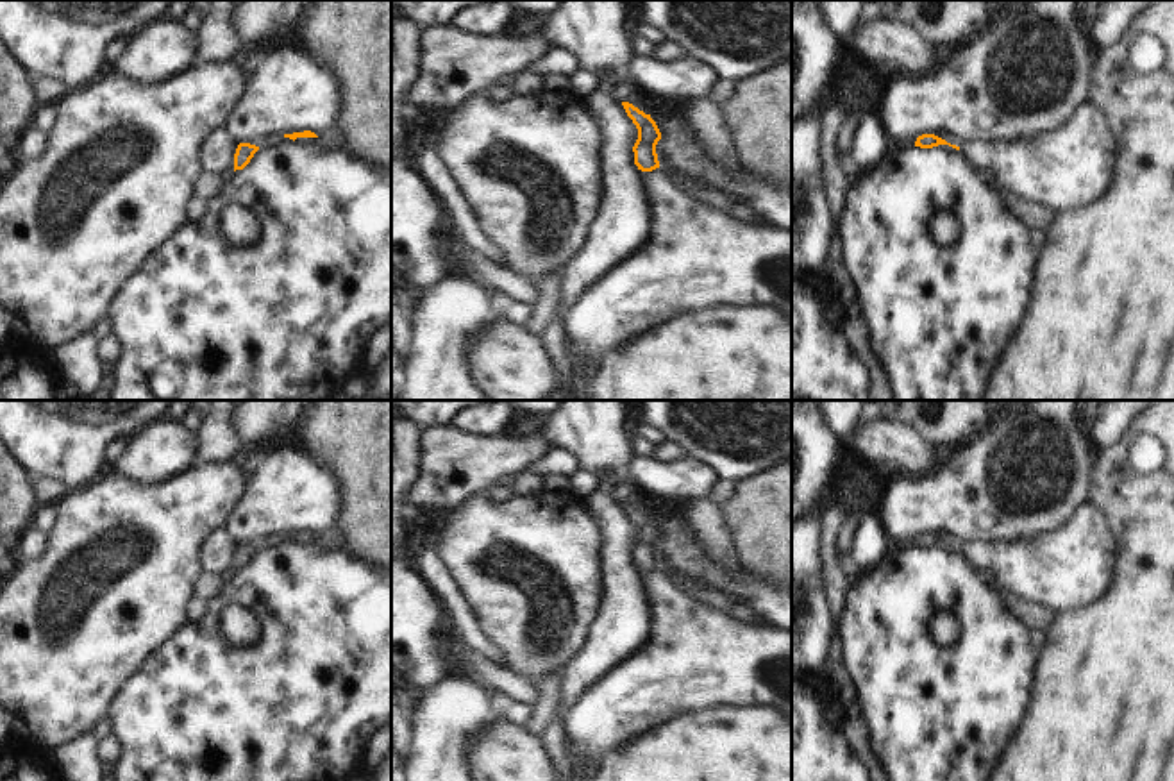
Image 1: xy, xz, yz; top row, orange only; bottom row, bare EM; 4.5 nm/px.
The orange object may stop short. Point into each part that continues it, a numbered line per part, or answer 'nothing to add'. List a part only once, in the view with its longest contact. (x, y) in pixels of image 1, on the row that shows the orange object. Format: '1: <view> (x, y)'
nothing to add

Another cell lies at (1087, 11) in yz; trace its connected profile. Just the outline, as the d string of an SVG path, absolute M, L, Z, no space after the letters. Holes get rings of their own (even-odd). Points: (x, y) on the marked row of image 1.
M1076 0L1076 14L1090 38L1106 2L1108 0Z

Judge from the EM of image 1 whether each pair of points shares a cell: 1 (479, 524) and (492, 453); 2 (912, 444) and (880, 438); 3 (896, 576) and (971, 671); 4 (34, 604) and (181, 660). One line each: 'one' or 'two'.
1: two
2: one
3: one
4: two

